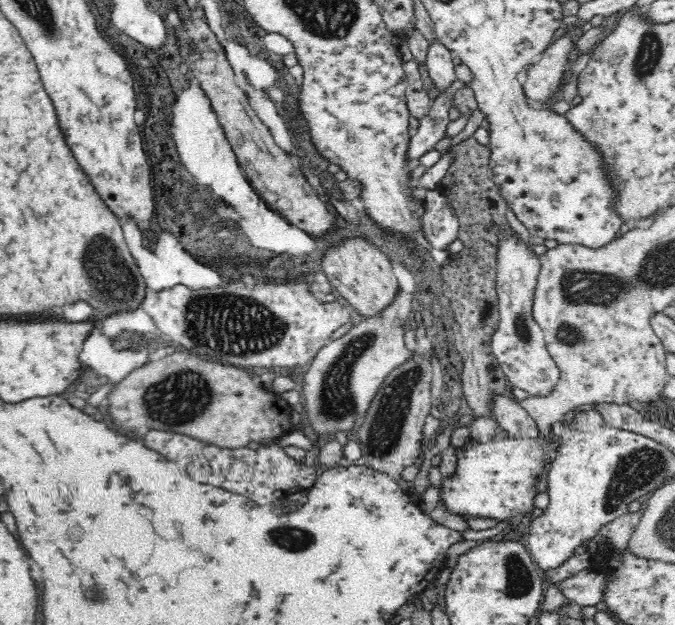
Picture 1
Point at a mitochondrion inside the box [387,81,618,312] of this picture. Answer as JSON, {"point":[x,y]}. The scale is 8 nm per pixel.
{"point":[596,126]}

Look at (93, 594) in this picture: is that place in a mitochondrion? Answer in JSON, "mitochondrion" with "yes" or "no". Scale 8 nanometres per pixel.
{"mitochondrion":"yes"}

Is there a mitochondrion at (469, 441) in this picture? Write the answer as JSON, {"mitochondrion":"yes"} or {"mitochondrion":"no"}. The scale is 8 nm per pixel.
{"mitochondrion":"no"}

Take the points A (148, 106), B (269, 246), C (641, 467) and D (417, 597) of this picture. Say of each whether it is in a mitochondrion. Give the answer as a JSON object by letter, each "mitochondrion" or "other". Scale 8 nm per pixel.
{"A":"other","B":"other","C":"mitochondrion","D":"other"}

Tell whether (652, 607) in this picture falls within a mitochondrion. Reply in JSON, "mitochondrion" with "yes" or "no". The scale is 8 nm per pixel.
{"mitochondrion":"no"}

